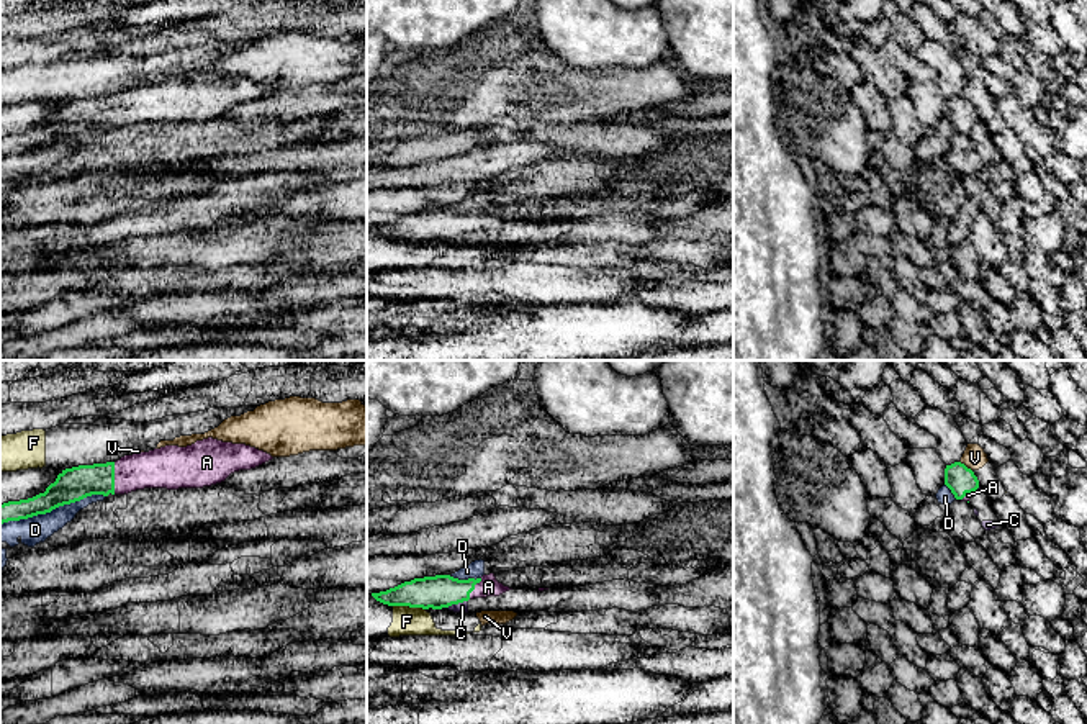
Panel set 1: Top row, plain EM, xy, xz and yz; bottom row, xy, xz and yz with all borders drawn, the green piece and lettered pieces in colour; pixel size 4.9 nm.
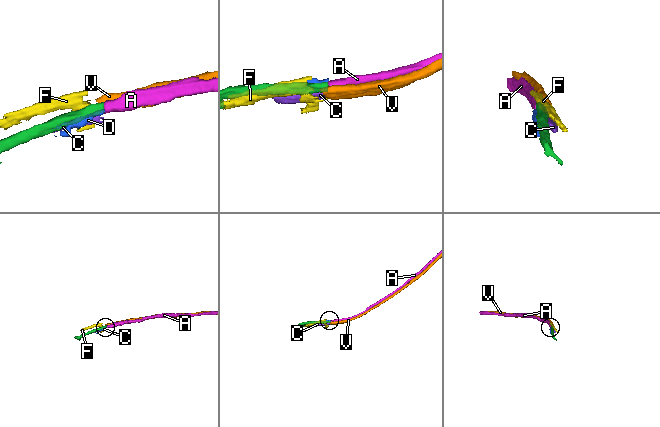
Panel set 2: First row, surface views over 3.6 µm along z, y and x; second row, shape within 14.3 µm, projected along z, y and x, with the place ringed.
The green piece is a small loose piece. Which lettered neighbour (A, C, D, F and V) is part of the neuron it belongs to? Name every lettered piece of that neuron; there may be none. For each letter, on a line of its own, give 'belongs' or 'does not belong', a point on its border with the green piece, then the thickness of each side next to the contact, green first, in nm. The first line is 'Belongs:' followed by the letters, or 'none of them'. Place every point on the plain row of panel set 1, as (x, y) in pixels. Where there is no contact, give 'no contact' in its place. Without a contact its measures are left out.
Belongs: A
A: belongs | xy (113, 113) | 160/190 nm
C: does not belong | xz (454, 236) | 160/50 nm
D: does not belong | xy (53, 141) | 160/130 nm
F: does not belong | xz (410, 239) | 160/140 nm
V: does not belong | yz (965, 99) | 140/120 nm

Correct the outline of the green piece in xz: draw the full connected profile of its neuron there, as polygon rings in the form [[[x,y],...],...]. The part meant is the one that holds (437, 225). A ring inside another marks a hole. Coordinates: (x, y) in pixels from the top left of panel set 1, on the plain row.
[[[494,206],[481,211],[458,213],[450,208],[435,208],[404,215],[372,229],[388,239],[442,242],[473,231],[499,229],[512,221],[504,219]]]

